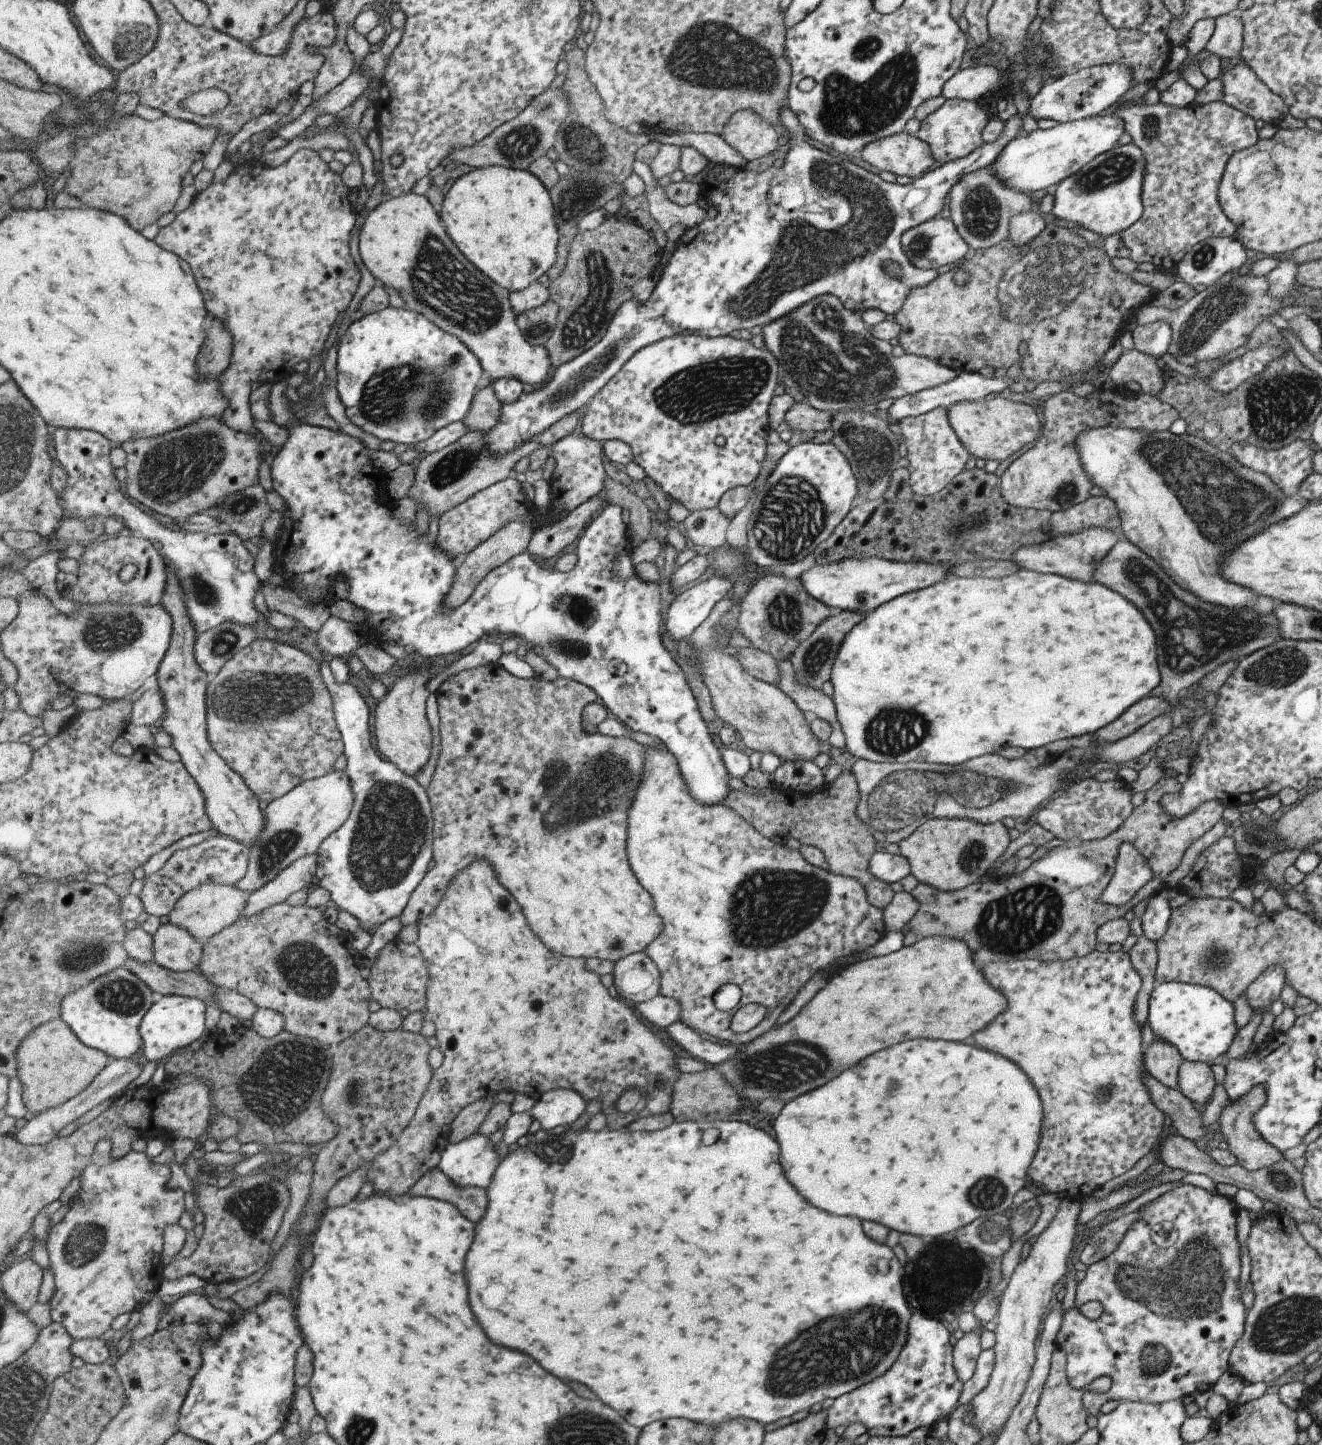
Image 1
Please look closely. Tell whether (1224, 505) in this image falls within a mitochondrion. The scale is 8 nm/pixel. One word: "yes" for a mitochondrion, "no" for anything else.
yes

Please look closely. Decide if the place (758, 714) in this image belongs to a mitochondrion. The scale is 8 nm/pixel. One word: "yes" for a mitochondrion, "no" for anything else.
yes

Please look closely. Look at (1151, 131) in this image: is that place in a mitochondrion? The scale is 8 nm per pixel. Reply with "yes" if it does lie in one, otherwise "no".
yes

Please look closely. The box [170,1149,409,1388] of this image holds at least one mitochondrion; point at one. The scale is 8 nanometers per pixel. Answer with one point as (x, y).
(254, 1207)

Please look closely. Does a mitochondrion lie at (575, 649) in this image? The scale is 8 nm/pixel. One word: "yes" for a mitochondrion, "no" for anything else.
yes

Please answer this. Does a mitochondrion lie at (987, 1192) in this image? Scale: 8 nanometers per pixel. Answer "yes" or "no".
yes

